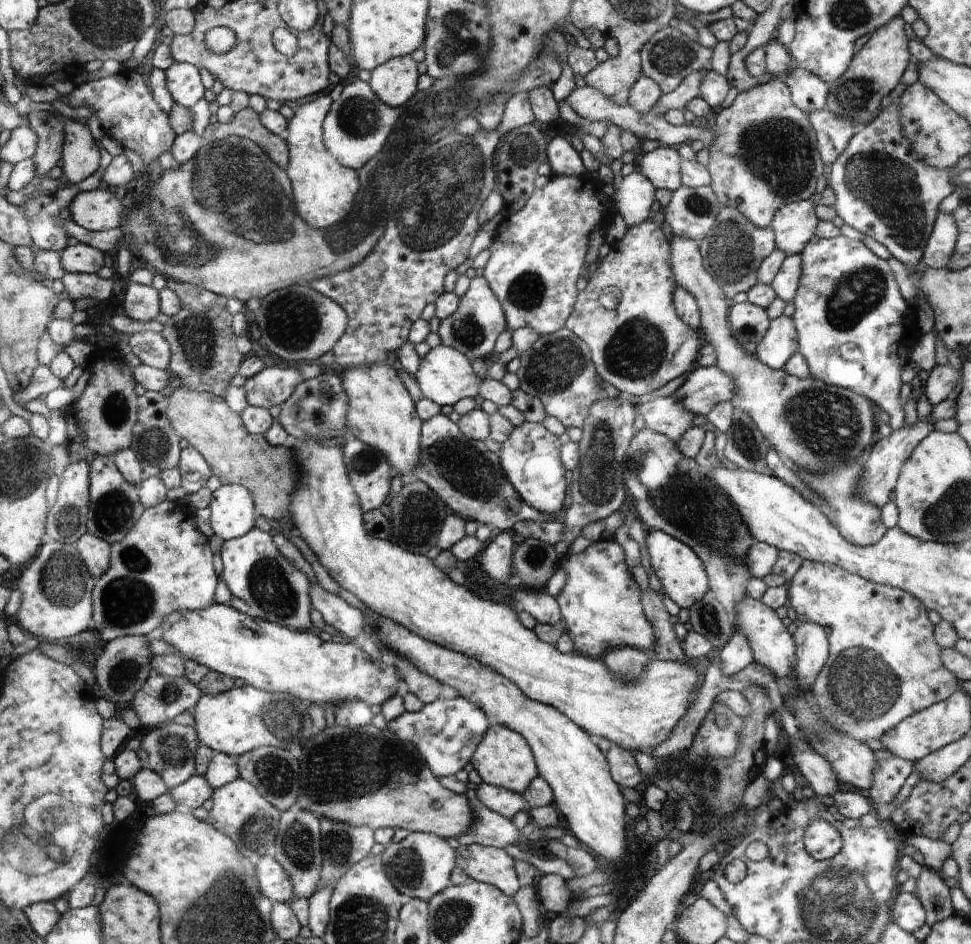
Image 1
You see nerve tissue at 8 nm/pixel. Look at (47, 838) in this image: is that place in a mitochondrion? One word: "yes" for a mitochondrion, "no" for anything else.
yes

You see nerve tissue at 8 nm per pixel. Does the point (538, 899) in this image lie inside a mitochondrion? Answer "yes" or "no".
no

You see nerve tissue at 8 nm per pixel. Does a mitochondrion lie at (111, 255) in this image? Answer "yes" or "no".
no

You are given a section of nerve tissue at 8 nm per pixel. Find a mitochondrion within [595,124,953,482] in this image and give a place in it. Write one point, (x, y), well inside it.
(883, 181)

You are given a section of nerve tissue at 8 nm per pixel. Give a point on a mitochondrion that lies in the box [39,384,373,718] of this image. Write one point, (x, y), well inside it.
(129, 599)

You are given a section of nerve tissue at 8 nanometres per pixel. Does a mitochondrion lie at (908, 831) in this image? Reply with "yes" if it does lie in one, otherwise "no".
no

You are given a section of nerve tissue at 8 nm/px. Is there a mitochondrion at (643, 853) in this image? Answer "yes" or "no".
no

